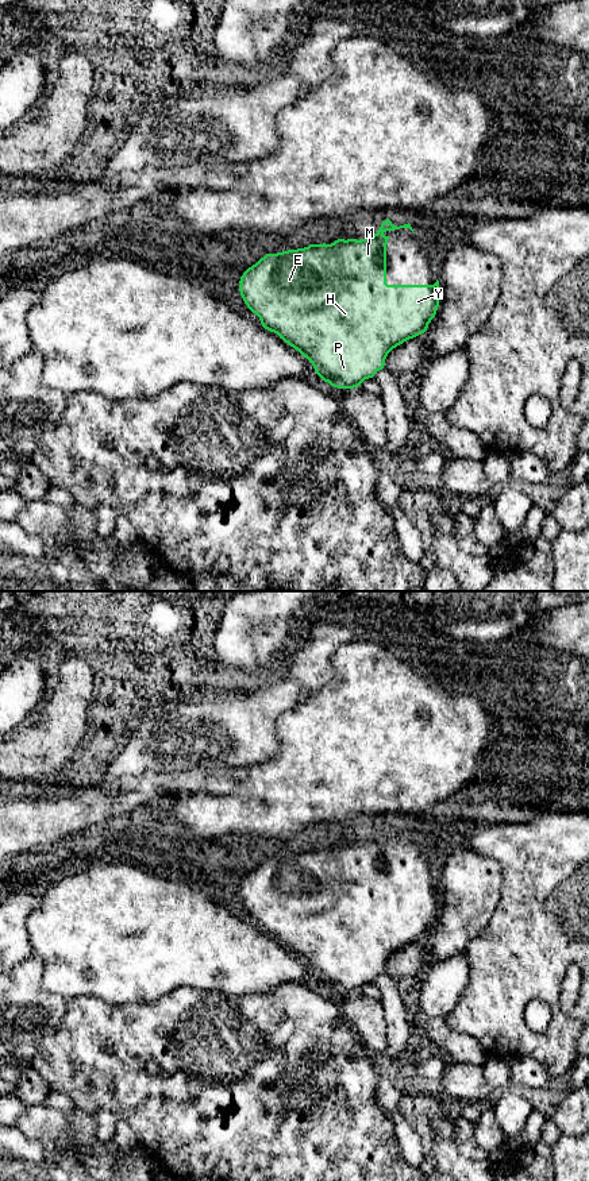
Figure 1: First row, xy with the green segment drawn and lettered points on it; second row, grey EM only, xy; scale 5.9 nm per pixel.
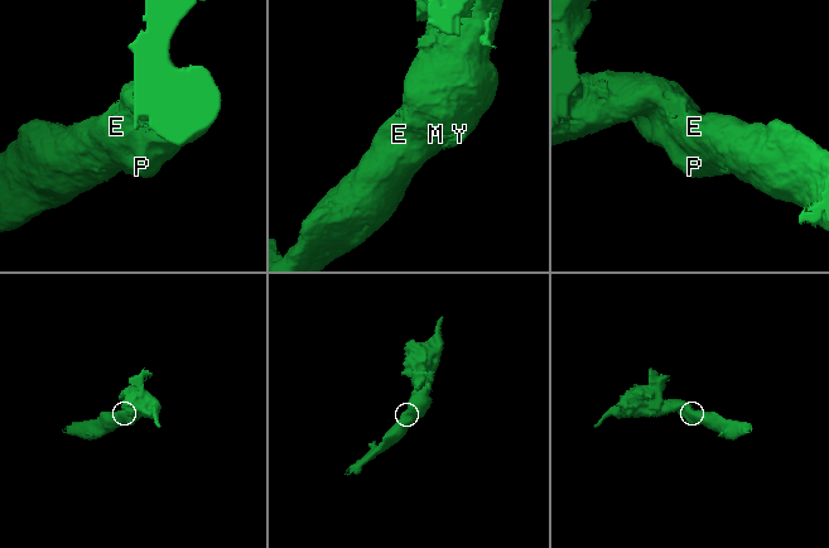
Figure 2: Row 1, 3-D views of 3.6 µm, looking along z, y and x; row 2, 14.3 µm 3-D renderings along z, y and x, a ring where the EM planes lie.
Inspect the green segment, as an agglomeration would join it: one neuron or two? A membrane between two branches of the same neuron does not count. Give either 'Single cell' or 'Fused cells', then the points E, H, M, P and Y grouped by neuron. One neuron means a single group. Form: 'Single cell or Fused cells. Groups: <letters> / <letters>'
Single cell. Groups: E H M P Y

